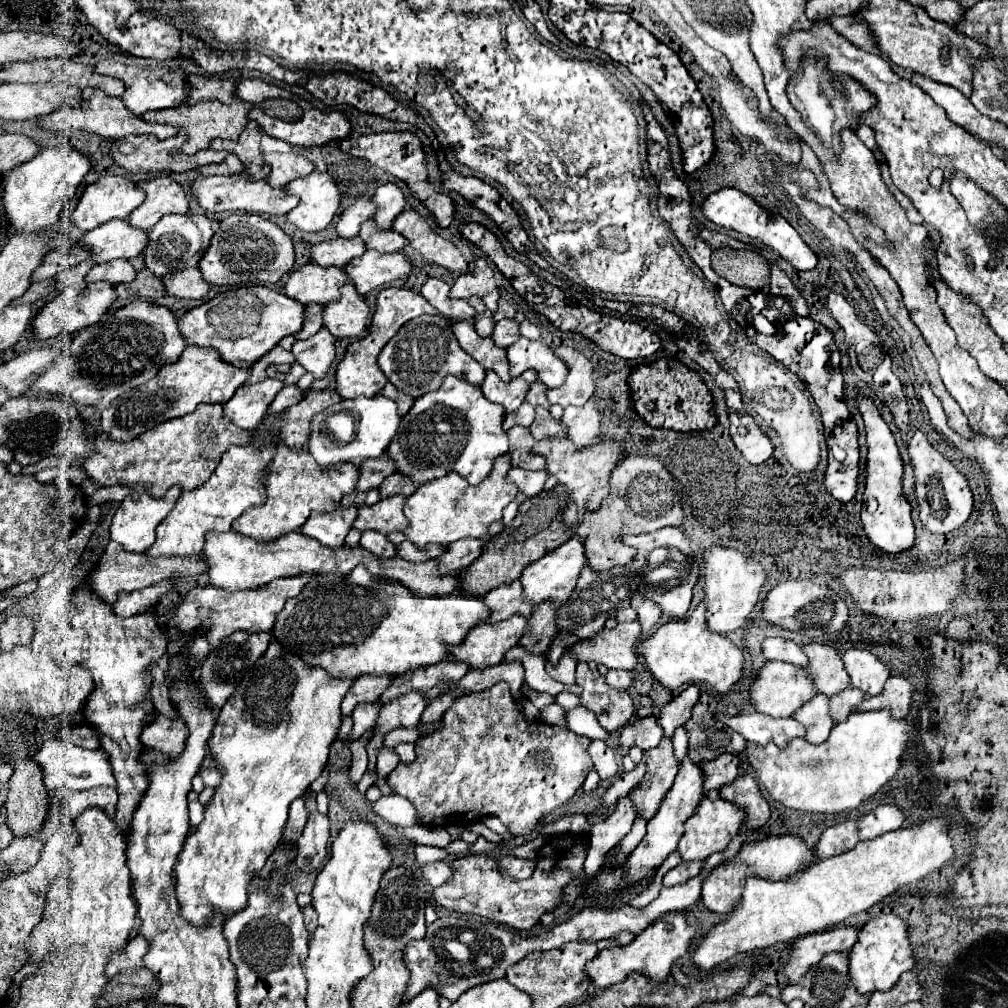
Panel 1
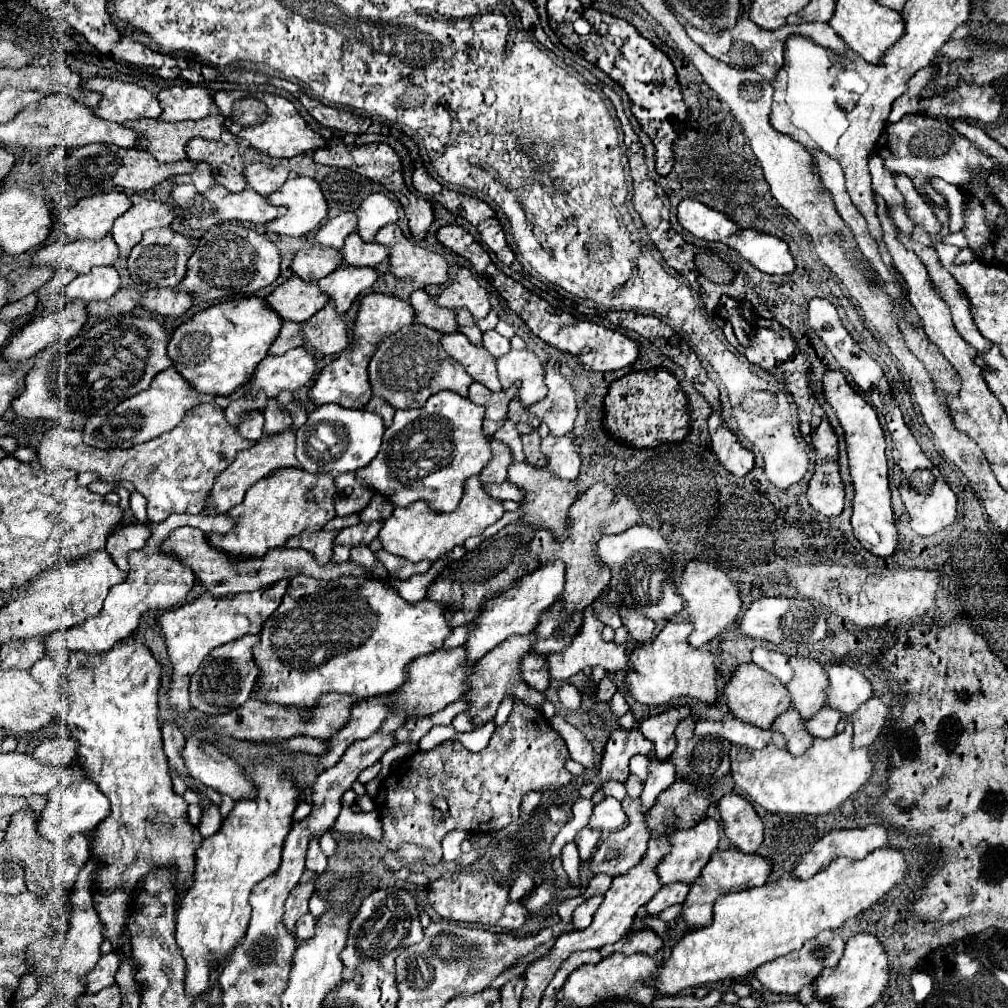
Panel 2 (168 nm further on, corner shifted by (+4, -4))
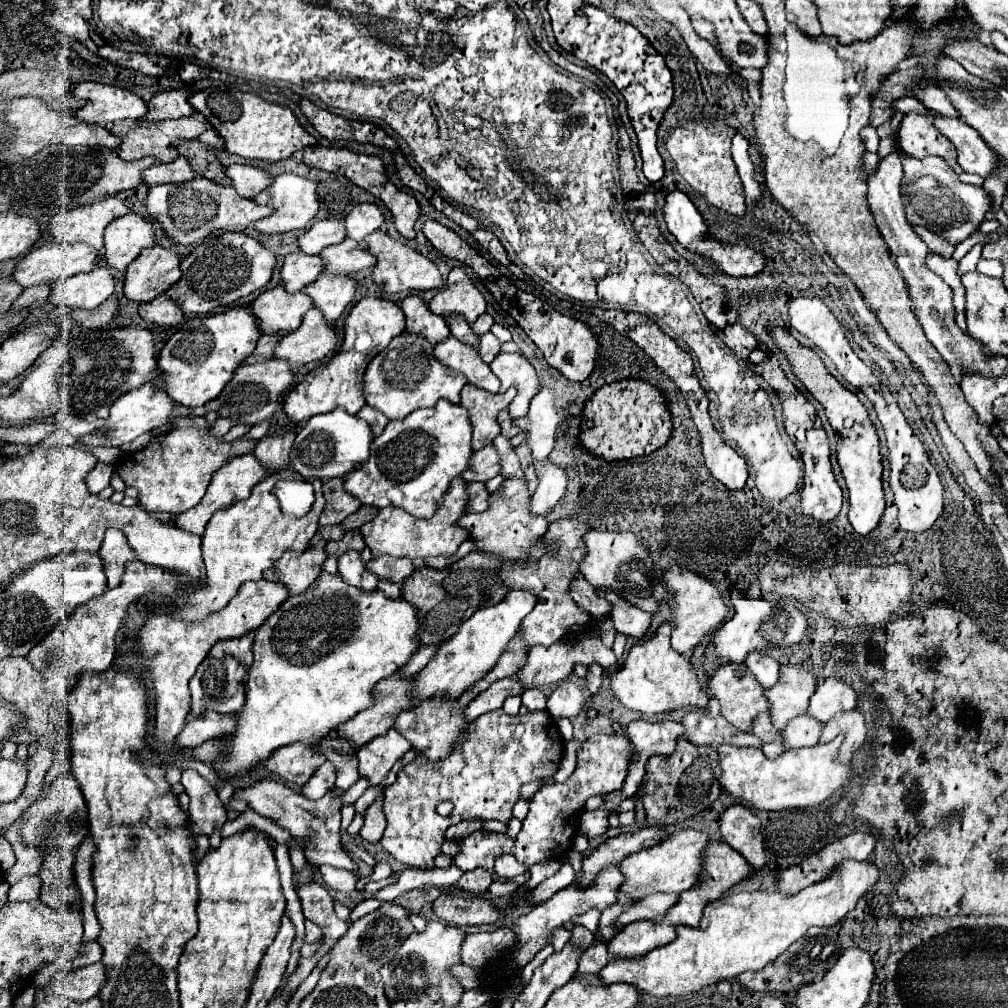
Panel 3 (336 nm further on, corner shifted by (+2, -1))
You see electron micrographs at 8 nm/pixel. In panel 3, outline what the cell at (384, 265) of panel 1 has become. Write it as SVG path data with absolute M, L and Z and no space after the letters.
M321 273L317 281L303 287L301 291L311 297L313 305L323 313L325 321L333 325L343 309L355 295L355 279L349 275L329 275Z

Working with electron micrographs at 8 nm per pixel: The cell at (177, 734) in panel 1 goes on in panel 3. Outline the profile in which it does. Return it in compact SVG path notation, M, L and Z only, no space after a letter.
M263 779L263 781L255 783L253 787L247 787L247 789L235 793L237 799L245 799L253 811L257 811L263 817L273 819L277 825L285 827L293 837L307 839L309 847L305 847L305 855L313 865L333 865L339 869L347 869L355 877L359 877L357 875L359 867L353 863L353 859L341 847L341 833L339 833L341 795L343 795L343 791L335 787L335 789L327 791L325 797L321 797L317 801L309 801L301 793L295 793L287 785L277 783L273 779Z

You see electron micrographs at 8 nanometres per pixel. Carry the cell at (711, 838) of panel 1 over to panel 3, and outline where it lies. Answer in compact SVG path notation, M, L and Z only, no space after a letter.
M683 829L677 833L671 833L661 843L643 849L641 853L633 853L621 861L619 869L623 873L623 883L619 885L619 891L623 891L629 899L637 901L651 893L683 893L691 889L701 873L701 853L707 845L707 837L701 831L695 829Z

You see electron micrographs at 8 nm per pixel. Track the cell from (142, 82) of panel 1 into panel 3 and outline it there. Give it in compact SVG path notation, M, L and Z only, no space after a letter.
M79 83L73 93L85 99L85 107L75 111L75 117L85 123L105 125L121 119L141 119L147 113L147 105L135 93L101 83Z

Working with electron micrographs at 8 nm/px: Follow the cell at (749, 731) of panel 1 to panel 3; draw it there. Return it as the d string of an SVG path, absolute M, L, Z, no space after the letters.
M697 709L683 717L685 725L683 737L693 745L711 745L717 747L721 743L729 743L735 747L759 747L761 741L755 739L751 733L741 733L733 729L723 717L711 717L705 711Z

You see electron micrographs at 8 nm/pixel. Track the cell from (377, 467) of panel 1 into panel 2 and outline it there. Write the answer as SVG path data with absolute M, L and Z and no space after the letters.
M343 472L335 478L337 494L335 494L335 510L337 516L347 516L353 512L361 512L369 500L373 498L373 490L357 482L353 472Z

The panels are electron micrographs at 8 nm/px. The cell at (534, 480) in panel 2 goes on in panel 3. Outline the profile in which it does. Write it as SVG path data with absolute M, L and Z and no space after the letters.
M503 481L503 489L489 495L489 509L483 513L471 513L463 515L457 521L457 527L463 527L469 531L469 539L473 539L477 551L489 553L499 557L501 561L521 563L525 561L525 555L529 553L529 547L535 547L541 537L545 535L545 529L549 527L545 517L533 517L529 513L529 493L527 493L527 481Z

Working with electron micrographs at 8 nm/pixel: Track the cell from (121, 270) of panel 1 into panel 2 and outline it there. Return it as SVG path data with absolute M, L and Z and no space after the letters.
M113 266L93 268L89 274L77 276L71 284L67 284L65 294L69 300L81 298L83 302L91 300L107 300L121 288L119 272Z

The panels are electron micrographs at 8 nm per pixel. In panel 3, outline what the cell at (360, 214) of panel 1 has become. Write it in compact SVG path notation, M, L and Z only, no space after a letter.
M337 219L317 221L311 229L297 237L297 245L307 255L319 255L321 249L329 245L337 245L345 239L345 225Z

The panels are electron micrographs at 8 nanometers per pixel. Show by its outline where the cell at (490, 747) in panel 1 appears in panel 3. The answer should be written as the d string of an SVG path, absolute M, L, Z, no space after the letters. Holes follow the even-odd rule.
M525 705L519 709L515 717L507 715L503 709L495 709L493 713L485 713L477 717L477 721L469 727L469 737L455 747L445 759L437 765L425 761L425 757L417 757L413 763L405 765L397 773L397 781L385 789L383 813L387 817L387 829L381 839L381 847L391 853L397 861L417 867L417 869L433 869L433 859L441 853L441 843L445 841L445 831L453 823L461 819L495 819L501 823L509 823L511 809L517 803L517 791L523 783L531 783L535 779L551 777L563 757L563 739L553 717L547 711L529 711ZM441 801L453 803L453 813L449 817L441 817L437 813L437 805Z

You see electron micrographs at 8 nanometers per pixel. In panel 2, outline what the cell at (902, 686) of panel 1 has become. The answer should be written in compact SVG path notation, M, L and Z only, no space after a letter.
M871 698L867 700L867 704L863 704L857 712L853 712L851 716L845 716L839 722L839 730L843 730L845 722L853 724L855 728L855 736L853 736L853 744L857 746L869 746L881 732L883 728L883 702L879 698Z

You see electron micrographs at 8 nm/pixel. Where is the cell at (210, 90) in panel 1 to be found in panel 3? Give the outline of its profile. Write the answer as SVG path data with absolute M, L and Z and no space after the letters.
M163 91L155 93L153 99L147 103L149 111L143 119L155 123L155 121L165 121L165 119L181 119L189 117L195 113L189 105L189 91Z

